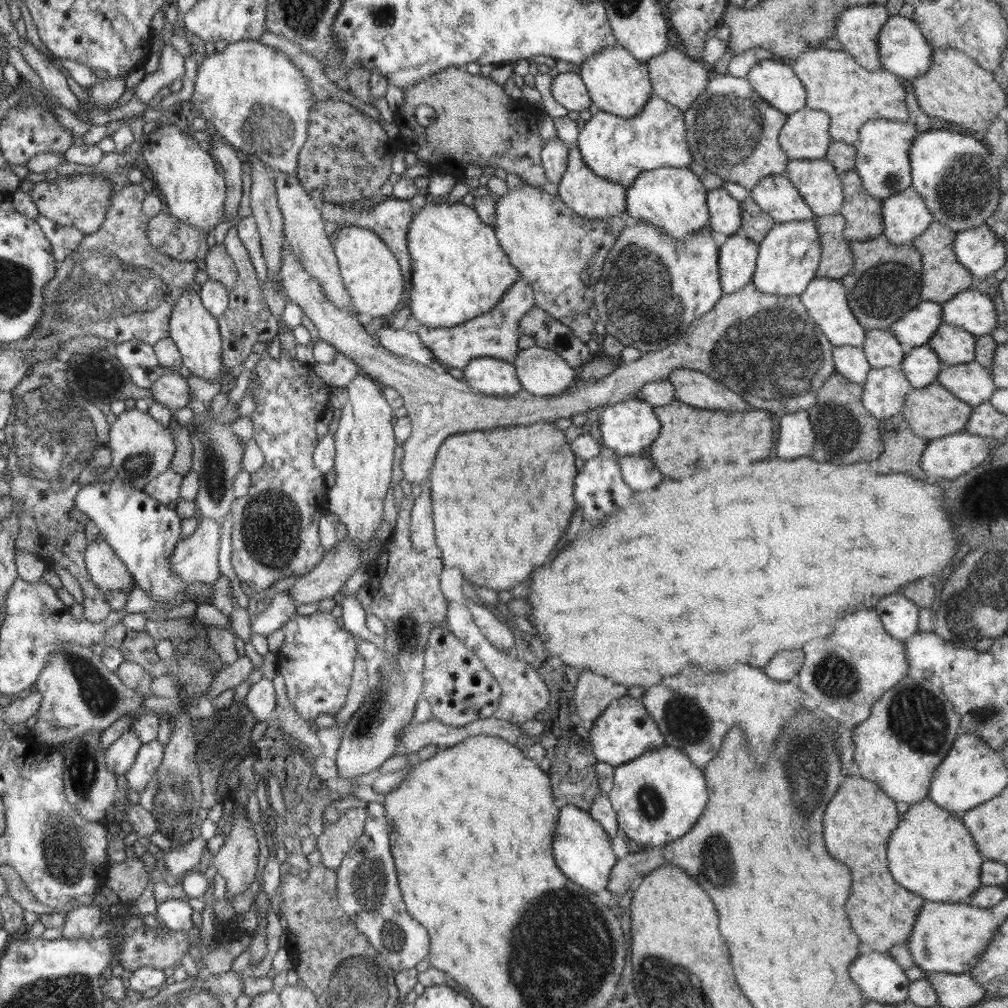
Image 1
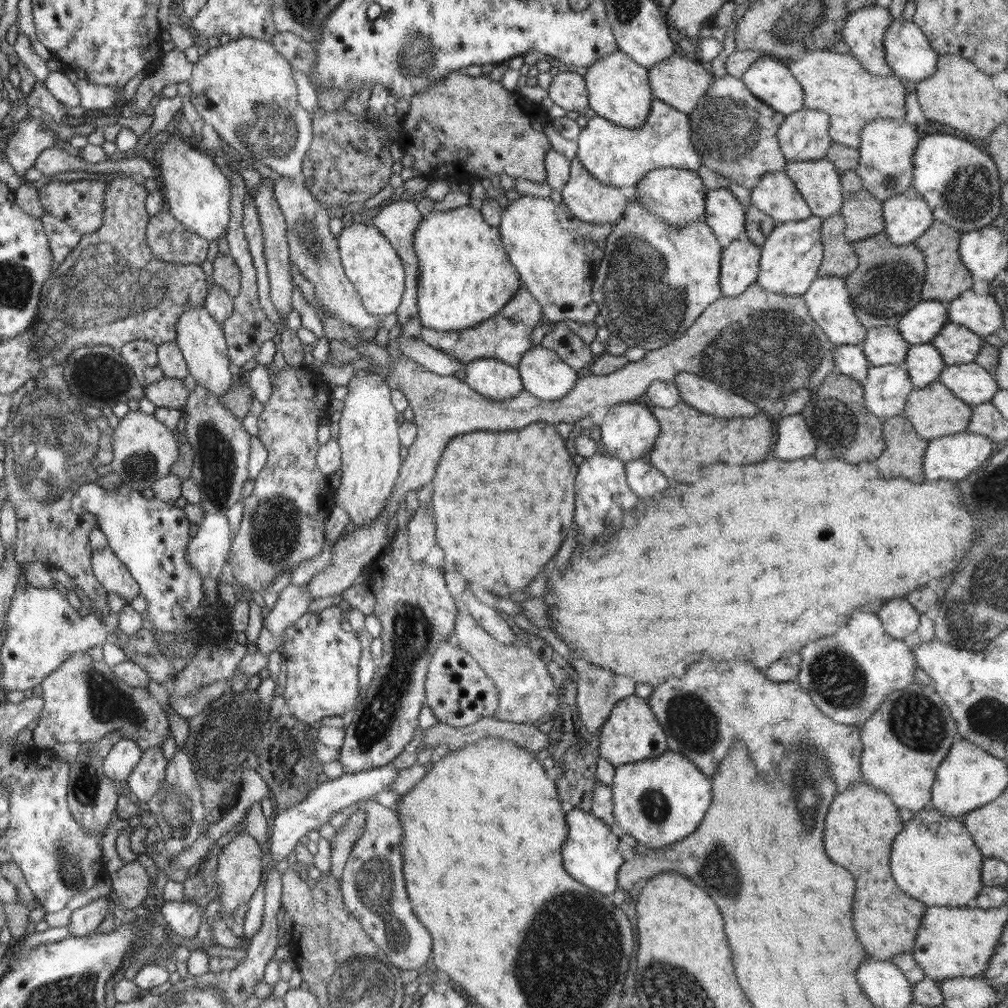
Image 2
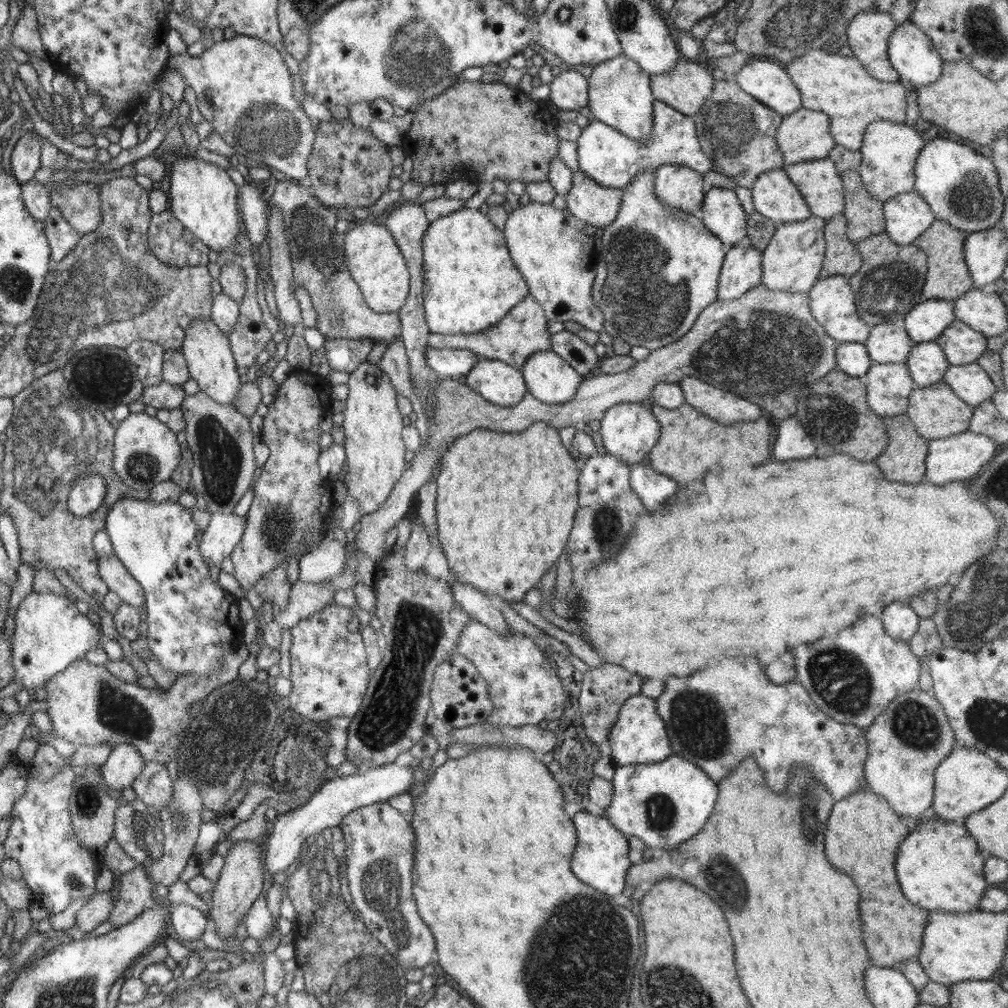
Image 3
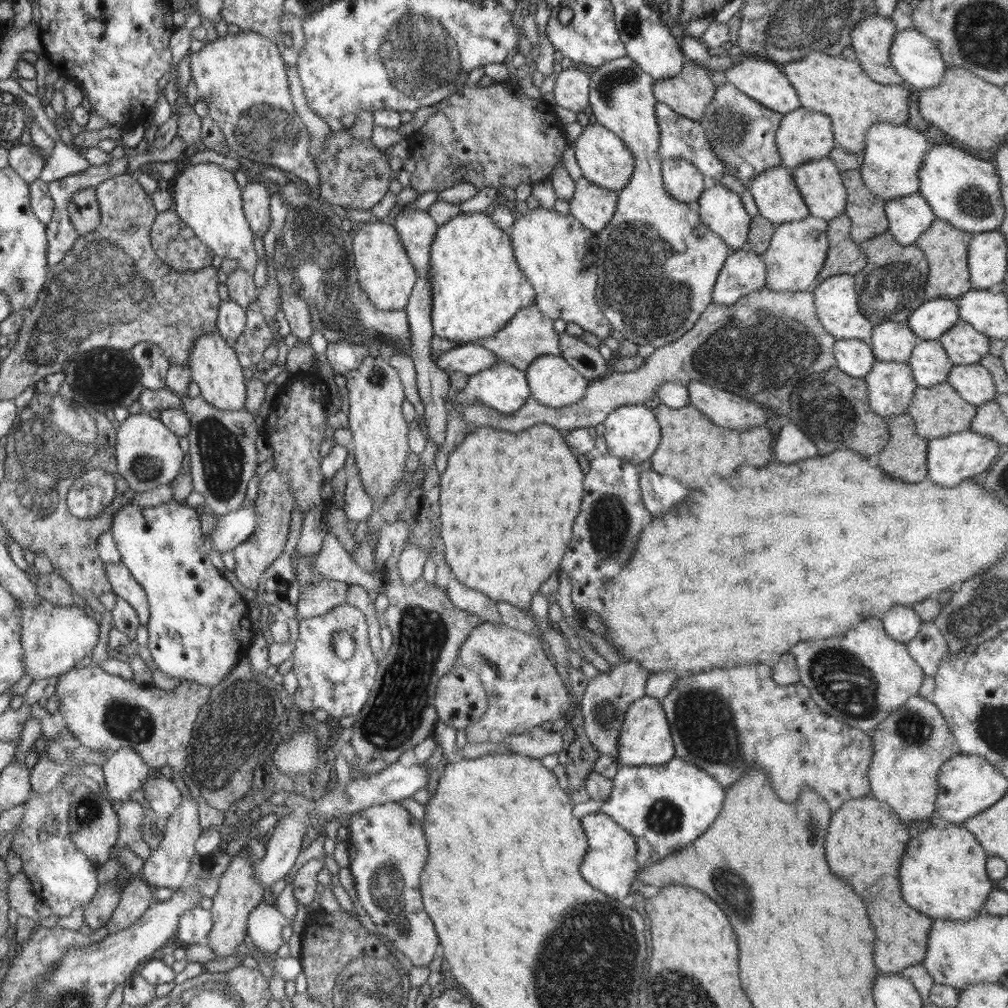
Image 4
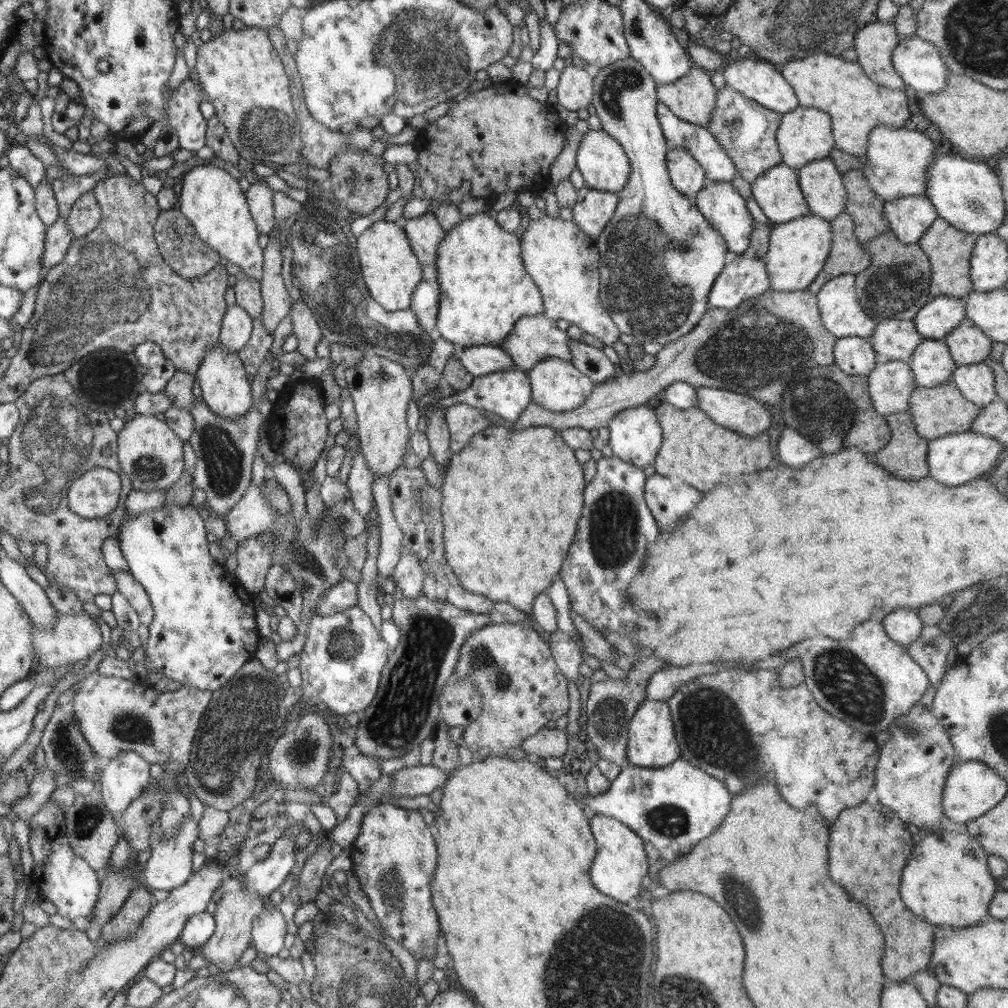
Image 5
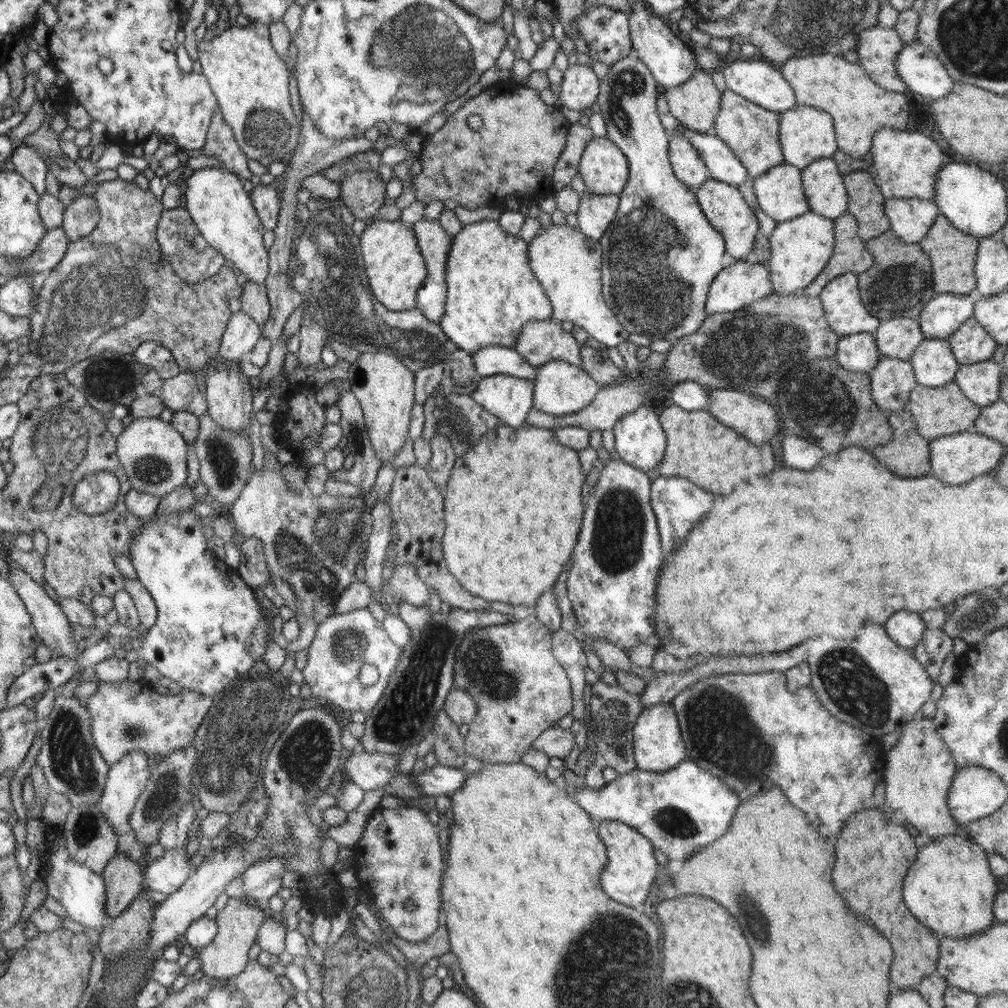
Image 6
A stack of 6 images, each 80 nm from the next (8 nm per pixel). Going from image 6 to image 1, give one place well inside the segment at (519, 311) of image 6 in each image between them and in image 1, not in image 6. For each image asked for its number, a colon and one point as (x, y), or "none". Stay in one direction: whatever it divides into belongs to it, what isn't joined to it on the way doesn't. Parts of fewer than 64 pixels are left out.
1: (459, 270)
2: (465, 276)
3: (471, 283)
4: (477, 286)
5: (485, 289)

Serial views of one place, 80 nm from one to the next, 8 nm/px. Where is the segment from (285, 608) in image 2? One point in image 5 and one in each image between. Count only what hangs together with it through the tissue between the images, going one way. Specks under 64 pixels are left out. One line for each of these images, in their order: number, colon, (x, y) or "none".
3: (305, 598)
4: (317, 600)
5: (342, 596)

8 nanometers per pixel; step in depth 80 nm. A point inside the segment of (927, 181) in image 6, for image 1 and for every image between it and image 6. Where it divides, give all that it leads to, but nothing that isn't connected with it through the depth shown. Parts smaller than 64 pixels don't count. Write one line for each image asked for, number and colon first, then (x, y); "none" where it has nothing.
1: (882, 161)
2: (885, 167)
3: (889, 151)
4: (893, 155)
5: (897, 160)

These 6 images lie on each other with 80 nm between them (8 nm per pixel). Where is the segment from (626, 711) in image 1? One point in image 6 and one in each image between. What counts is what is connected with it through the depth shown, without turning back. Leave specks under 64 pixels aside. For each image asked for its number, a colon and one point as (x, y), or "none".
2: (631, 733)
3: (639, 735)
4: (645, 739)
5: (651, 743)
6: (658, 746)

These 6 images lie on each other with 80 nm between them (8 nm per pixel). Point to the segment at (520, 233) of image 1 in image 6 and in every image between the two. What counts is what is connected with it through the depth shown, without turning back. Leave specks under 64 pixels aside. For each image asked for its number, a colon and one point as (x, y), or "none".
2: (556, 255)
3: (557, 254)
4: (558, 255)
5: (563, 261)
6: (567, 263)

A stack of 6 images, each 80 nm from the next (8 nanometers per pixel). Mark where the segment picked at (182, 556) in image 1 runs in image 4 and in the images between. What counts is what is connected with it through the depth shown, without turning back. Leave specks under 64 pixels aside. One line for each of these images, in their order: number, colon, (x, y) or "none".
2: (208, 551)
3: (218, 542)
4: (232, 529)

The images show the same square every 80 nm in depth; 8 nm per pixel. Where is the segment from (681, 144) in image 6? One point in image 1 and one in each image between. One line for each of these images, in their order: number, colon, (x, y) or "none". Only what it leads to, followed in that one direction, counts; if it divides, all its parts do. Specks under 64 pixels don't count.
1: (674, 199)
2: (677, 195)
3: (677, 186)
4: (682, 180)
5: (687, 175)

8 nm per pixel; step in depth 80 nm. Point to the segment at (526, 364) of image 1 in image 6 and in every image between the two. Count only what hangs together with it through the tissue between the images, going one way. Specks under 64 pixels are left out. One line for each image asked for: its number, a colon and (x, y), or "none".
2: (545, 375)
3: (548, 377)
4: (552, 381)
5: (556, 385)
6: (560, 389)

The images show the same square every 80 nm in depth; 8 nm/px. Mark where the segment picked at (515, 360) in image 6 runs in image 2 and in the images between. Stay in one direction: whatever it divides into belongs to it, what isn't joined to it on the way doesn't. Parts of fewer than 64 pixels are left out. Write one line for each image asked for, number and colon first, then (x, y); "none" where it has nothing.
2: (434, 360)
3: (449, 362)
4: (469, 358)
5: (480, 360)

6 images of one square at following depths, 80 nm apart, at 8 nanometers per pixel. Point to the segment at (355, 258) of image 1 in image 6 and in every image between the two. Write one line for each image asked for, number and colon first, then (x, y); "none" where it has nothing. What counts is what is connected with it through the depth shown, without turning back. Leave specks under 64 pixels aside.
2: (371, 264)
3: (377, 266)
4: (383, 269)
5: (391, 271)
6: (395, 267)

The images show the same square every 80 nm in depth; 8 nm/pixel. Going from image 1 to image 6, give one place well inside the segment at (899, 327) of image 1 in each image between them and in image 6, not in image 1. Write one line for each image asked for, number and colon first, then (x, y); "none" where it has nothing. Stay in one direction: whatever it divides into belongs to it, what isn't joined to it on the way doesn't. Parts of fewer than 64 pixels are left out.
2: (922, 322)
3: (925, 322)
4: (929, 321)
5: (941, 315)
6: (945, 313)

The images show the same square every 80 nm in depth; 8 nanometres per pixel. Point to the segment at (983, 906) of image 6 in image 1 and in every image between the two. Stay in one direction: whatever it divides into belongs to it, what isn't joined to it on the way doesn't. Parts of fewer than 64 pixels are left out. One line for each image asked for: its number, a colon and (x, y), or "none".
1: (931, 853)
2: (934, 859)
3: (939, 866)
4: (943, 874)
5: (947, 882)

